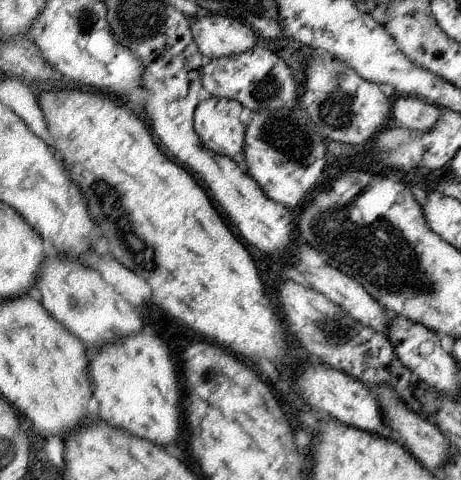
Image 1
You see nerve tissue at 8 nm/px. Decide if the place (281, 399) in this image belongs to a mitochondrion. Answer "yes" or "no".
no

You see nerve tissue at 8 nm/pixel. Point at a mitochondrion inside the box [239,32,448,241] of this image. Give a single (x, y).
(290, 140)

